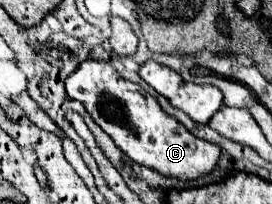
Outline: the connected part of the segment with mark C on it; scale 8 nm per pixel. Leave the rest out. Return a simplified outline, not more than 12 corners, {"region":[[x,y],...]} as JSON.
{"region":[[91,59],[71,99],[127,157],[165,177],[211,173],[219,145]]}

